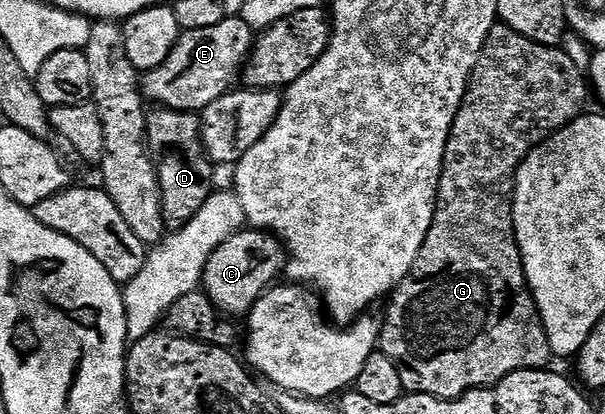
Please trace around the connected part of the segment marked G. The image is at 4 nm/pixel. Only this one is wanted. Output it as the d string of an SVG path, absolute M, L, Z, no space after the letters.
M495 24L486 31L486 41L478 54L476 64L472 67L466 84L466 95L462 98L462 106L458 110L456 120L450 125L450 135L446 141L446 151L442 161L442 175L438 181L438 200L434 204L434 223L428 228L428 236L416 256L410 274L389 295L390 307L386 310L386 319L380 322L378 350L398 363L402 369L403 391L411 394L427 394L433 398L459 398L469 390L477 390L484 386L495 386L504 376L521 370L541 370L551 361L550 345L538 316L538 307L526 284L526 274L522 271L522 257L518 251L518 241L514 239L514 215L511 203L508 201L508 187L513 183L514 171L528 156L534 146L538 146L545 138L550 137L560 128L564 128L572 120L583 113L582 105L588 98L588 90L580 79L580 72L572 64L562 48L545 46L539 42L520 36L511 26Z

